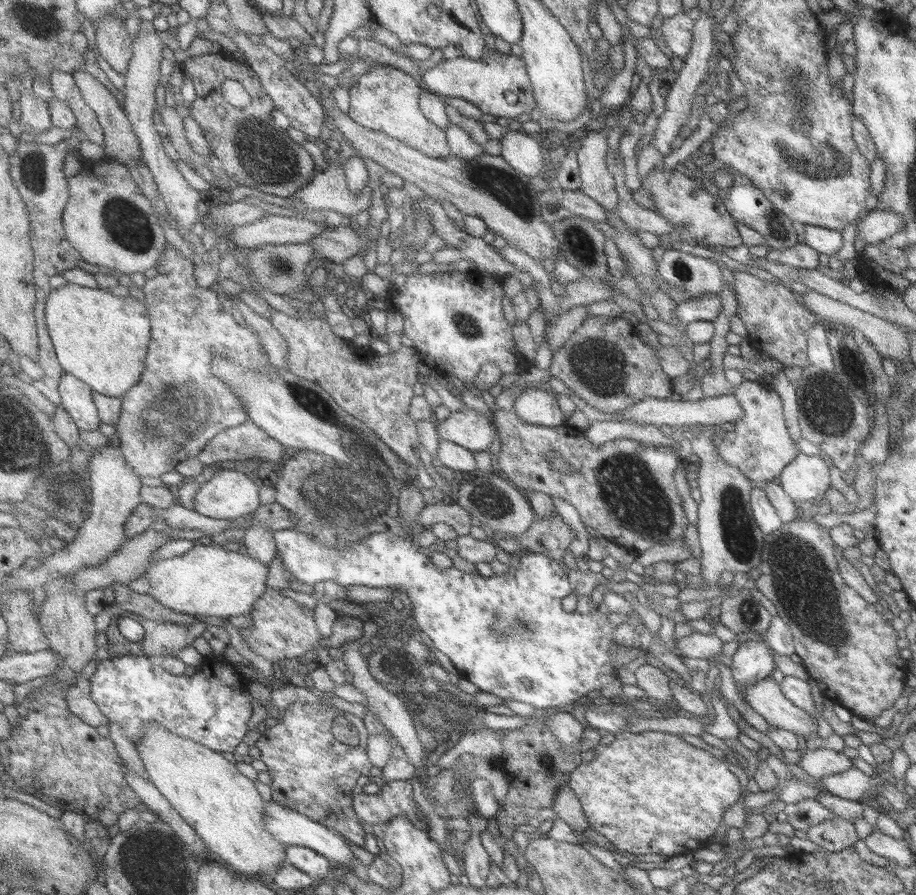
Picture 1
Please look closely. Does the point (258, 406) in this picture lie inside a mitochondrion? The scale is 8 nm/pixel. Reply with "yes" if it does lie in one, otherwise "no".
no

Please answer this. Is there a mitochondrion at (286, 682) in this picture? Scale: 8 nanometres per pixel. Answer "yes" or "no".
no

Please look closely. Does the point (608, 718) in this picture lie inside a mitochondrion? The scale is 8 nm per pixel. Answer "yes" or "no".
no

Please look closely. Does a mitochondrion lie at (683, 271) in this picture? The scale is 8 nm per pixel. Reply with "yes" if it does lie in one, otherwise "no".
yes

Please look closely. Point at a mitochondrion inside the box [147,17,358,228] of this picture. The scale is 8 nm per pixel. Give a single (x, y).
(255, 146)

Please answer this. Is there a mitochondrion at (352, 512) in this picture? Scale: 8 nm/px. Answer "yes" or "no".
yes

